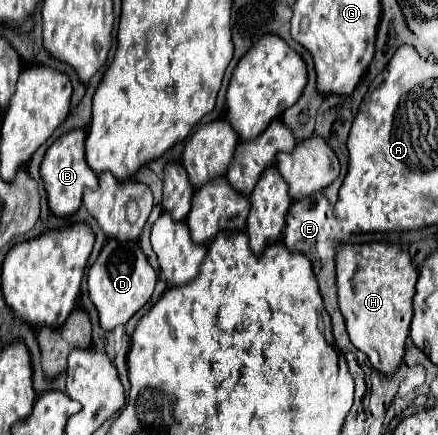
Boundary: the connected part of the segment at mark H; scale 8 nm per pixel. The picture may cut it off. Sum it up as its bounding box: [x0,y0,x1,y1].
[336,244,418,374]

